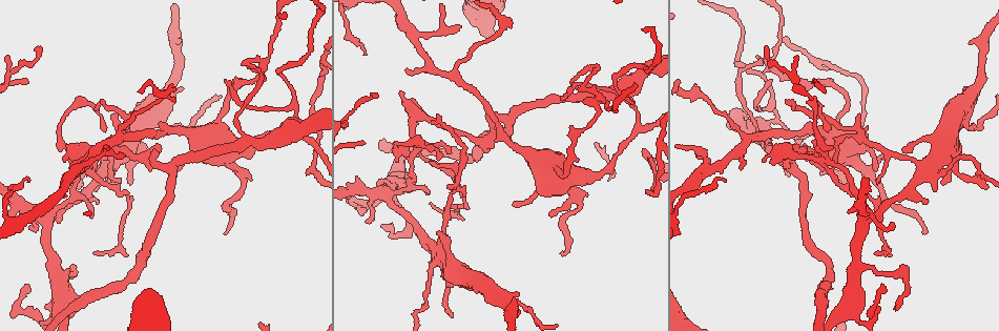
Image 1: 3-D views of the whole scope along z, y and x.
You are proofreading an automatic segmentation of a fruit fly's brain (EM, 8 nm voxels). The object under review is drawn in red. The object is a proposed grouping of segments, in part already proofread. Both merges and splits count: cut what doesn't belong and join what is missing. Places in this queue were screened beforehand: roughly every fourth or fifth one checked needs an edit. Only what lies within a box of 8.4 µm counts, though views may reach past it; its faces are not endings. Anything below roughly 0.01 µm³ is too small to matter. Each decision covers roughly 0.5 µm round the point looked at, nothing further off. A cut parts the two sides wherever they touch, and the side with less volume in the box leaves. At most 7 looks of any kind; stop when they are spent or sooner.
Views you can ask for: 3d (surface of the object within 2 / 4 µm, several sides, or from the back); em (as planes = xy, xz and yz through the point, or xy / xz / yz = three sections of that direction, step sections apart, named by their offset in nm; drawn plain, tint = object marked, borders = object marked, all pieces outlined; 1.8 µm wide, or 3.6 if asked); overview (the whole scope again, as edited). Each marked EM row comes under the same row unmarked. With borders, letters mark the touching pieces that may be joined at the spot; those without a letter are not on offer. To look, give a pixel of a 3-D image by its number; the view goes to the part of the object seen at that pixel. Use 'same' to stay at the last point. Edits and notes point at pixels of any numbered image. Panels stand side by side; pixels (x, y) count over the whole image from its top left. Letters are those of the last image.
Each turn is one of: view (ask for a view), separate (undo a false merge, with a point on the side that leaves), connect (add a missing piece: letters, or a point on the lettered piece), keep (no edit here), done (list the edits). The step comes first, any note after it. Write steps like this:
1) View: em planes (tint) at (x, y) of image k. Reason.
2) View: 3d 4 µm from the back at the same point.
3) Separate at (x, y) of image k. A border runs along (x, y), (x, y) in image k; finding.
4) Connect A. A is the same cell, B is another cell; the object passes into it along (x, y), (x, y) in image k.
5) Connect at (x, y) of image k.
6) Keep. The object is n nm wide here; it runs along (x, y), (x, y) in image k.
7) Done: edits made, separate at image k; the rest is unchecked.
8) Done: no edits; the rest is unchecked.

View: em 3.6 µm xz step 8 (tint) at (47, 218) of image 1. Calibre changes.

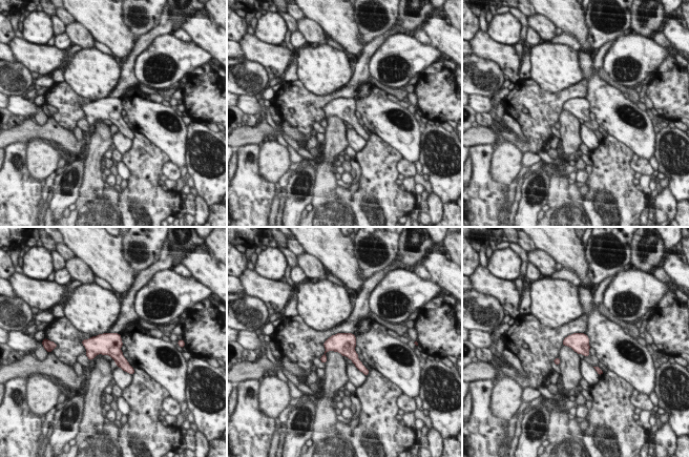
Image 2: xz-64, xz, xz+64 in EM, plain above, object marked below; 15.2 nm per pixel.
View: em 3.6 µm xz step 8 (borders) at the same point. What lies round it.

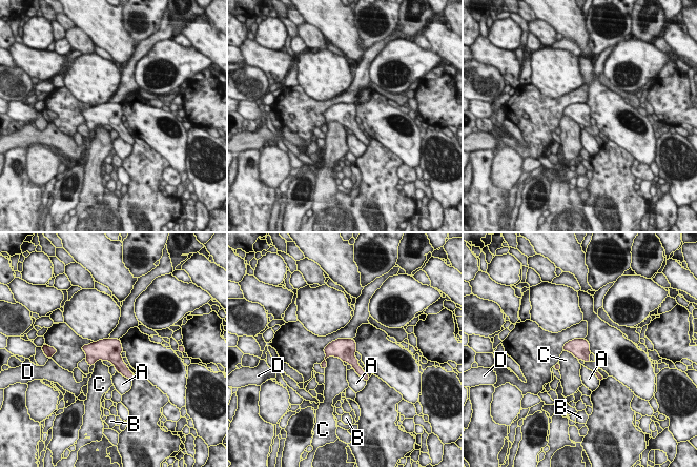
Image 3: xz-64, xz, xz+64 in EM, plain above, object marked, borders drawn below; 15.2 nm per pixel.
Keep. A, B, C and D are other cells; a border runs along (343, 362), (328, 357), (325, 369) in image 3; one cell here.

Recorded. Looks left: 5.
View: 3d 4 µm from the back at (416, 151) of image 1. Four or more arms meet.

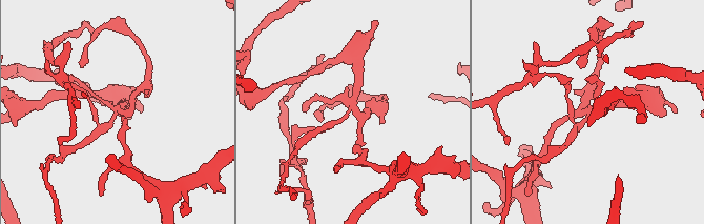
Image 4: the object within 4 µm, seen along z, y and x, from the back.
View: em yz step 8 (tint) at (351, 108) of image 4. Now the EM.

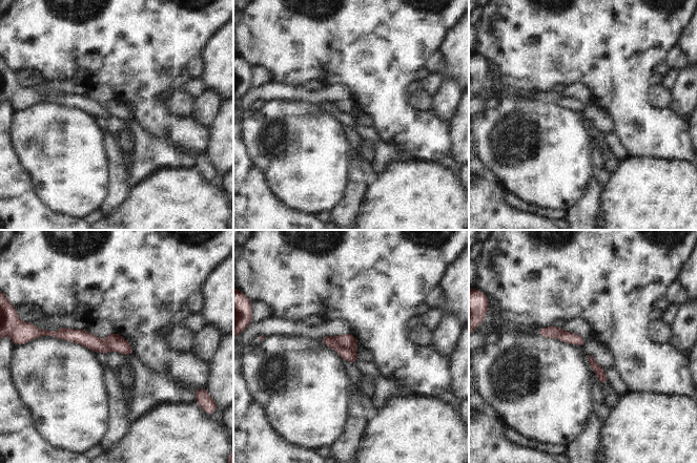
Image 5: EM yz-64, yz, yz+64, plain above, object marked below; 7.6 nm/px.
View: em yz step 8 (borders) at the same point. See the neighbours.

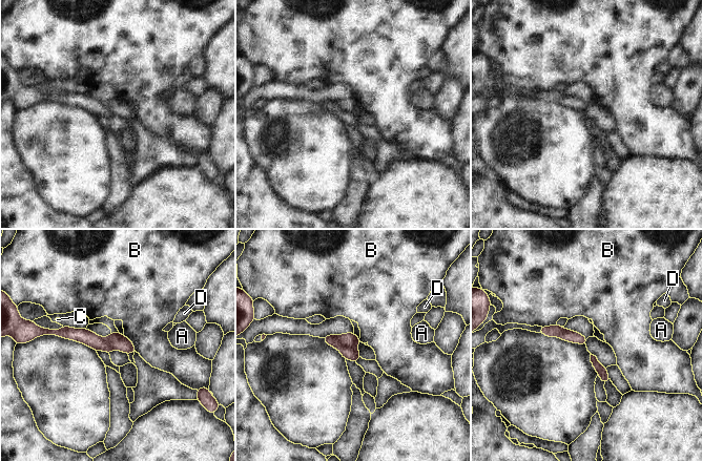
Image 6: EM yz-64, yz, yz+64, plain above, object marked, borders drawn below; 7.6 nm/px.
Separate at (349, 353) of image 6. A, B, C and D are other cells; a second cell is stuck on.

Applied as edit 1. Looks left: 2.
Done: edits made, separate at image 6; the rest is unchecked.

